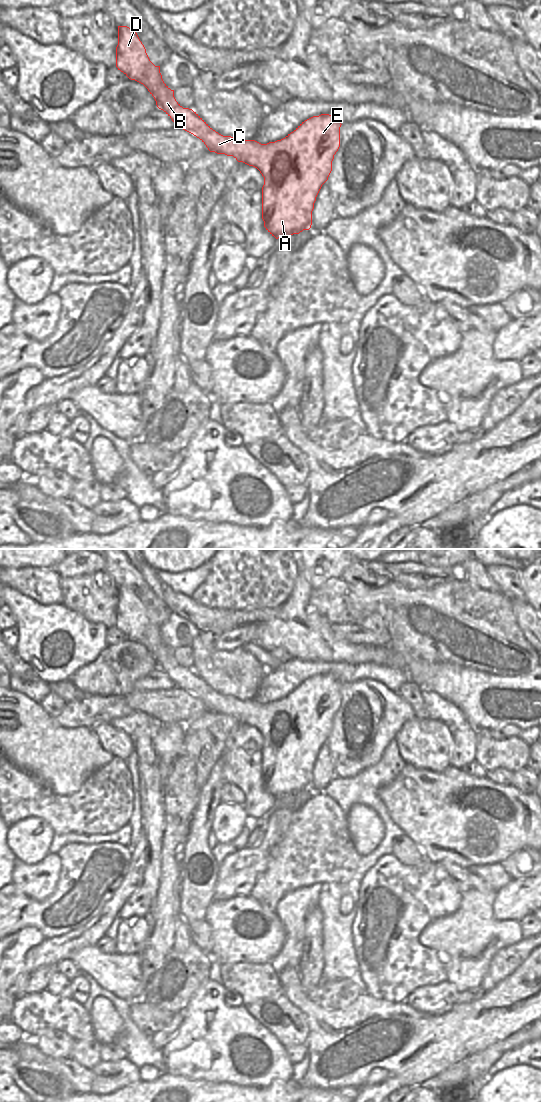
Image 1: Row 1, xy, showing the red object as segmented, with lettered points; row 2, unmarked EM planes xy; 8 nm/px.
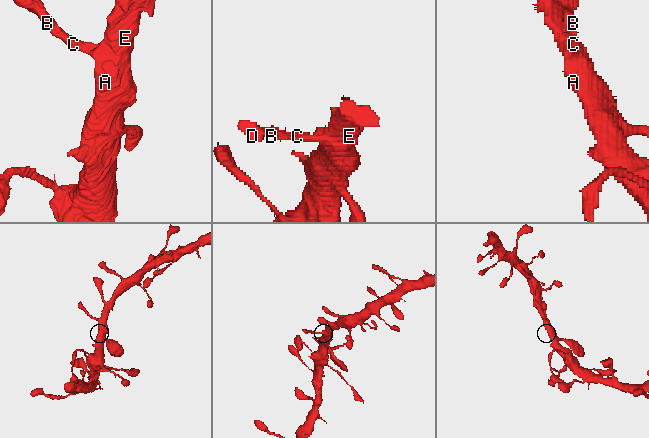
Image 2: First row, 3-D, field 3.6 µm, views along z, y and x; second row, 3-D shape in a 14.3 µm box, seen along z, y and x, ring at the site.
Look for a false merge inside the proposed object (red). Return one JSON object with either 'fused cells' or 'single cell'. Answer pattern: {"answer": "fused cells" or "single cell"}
{"answer": "single cell"}

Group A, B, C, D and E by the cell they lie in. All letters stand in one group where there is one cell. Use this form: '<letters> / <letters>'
A B C D E

